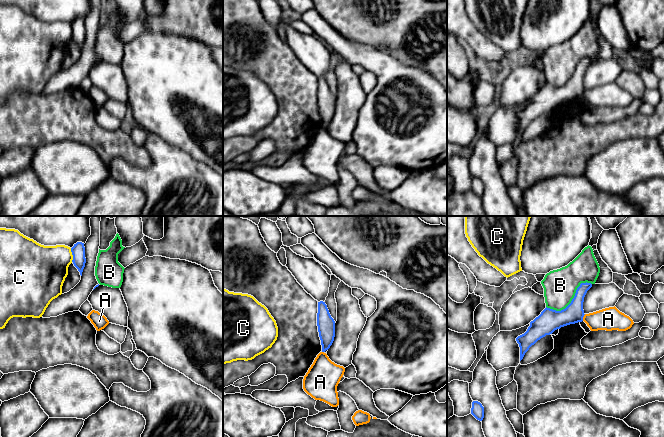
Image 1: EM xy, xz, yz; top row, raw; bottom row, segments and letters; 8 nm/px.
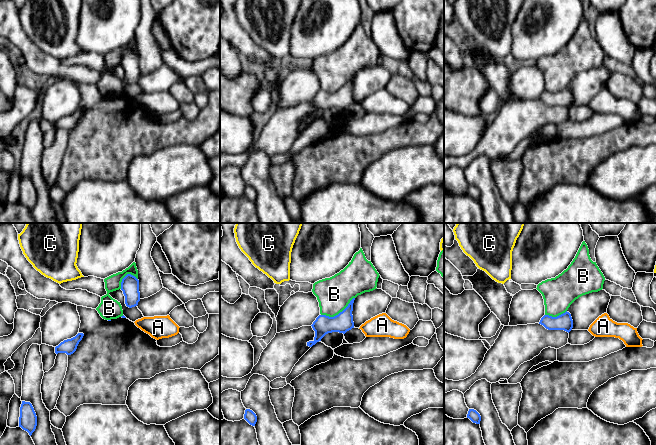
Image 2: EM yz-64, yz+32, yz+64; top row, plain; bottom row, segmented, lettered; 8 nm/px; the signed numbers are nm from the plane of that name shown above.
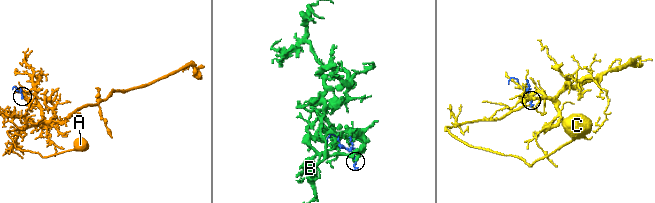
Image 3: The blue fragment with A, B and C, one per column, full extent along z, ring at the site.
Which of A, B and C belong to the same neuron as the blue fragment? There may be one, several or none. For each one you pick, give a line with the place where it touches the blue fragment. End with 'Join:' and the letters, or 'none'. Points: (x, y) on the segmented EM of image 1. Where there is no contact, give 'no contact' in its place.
Join: none

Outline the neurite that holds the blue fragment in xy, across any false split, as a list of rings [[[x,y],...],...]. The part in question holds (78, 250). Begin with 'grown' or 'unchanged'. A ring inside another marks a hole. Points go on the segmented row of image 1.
unchanged; [[[77,242],[74,244],[74,246],[71,248],[71,252],[73,255],[72,262],[82,276],[82,272],[86,263],[84,243]]]

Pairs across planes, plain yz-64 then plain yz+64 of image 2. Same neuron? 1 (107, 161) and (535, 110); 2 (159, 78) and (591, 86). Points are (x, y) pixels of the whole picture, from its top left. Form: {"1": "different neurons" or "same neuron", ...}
{"1": "different neurons", "2": "same neuron"}

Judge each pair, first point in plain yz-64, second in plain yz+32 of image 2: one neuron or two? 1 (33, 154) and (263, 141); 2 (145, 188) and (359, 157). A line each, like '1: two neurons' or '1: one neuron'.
1: two neurons
2: two neurons

